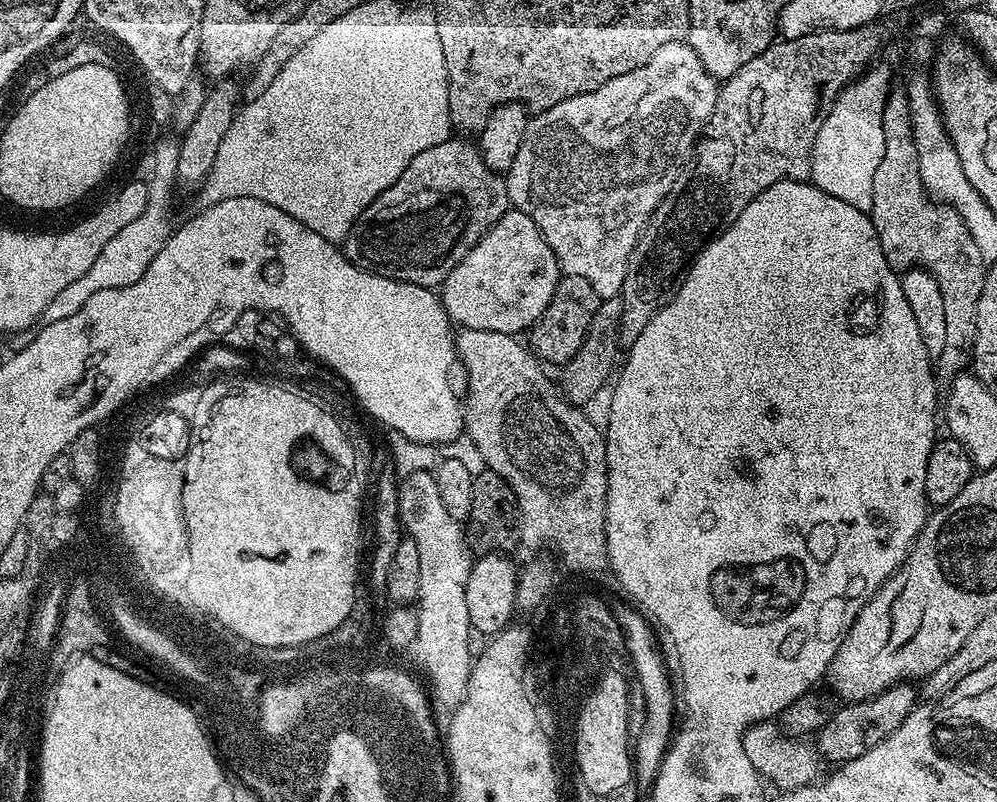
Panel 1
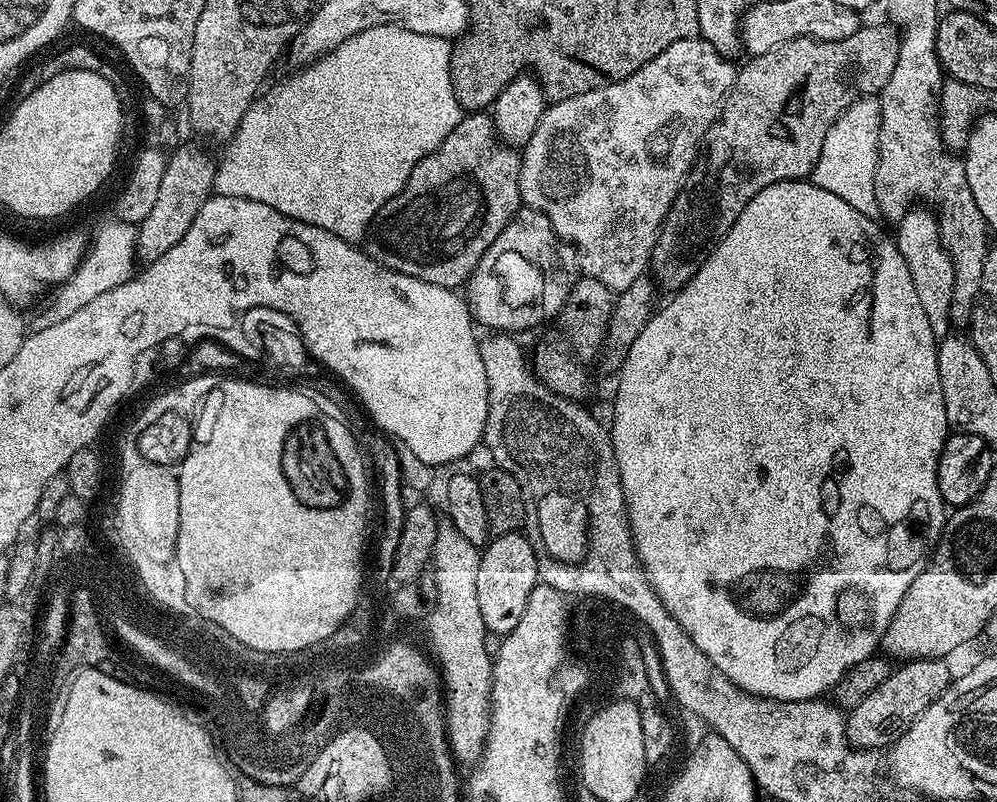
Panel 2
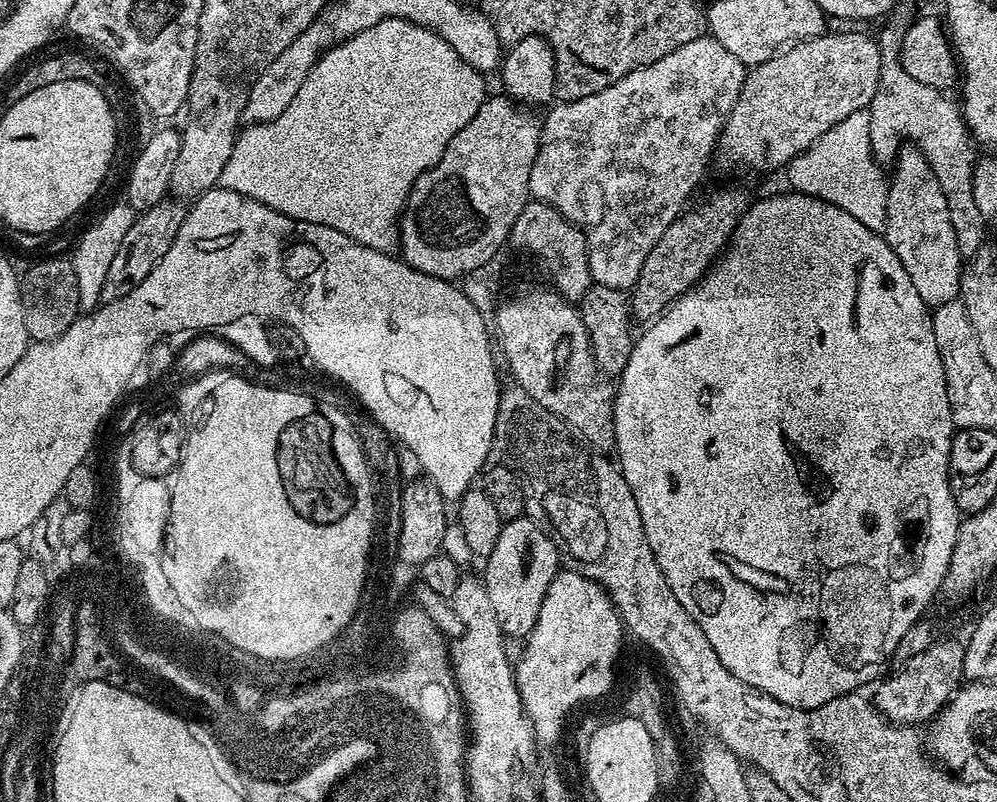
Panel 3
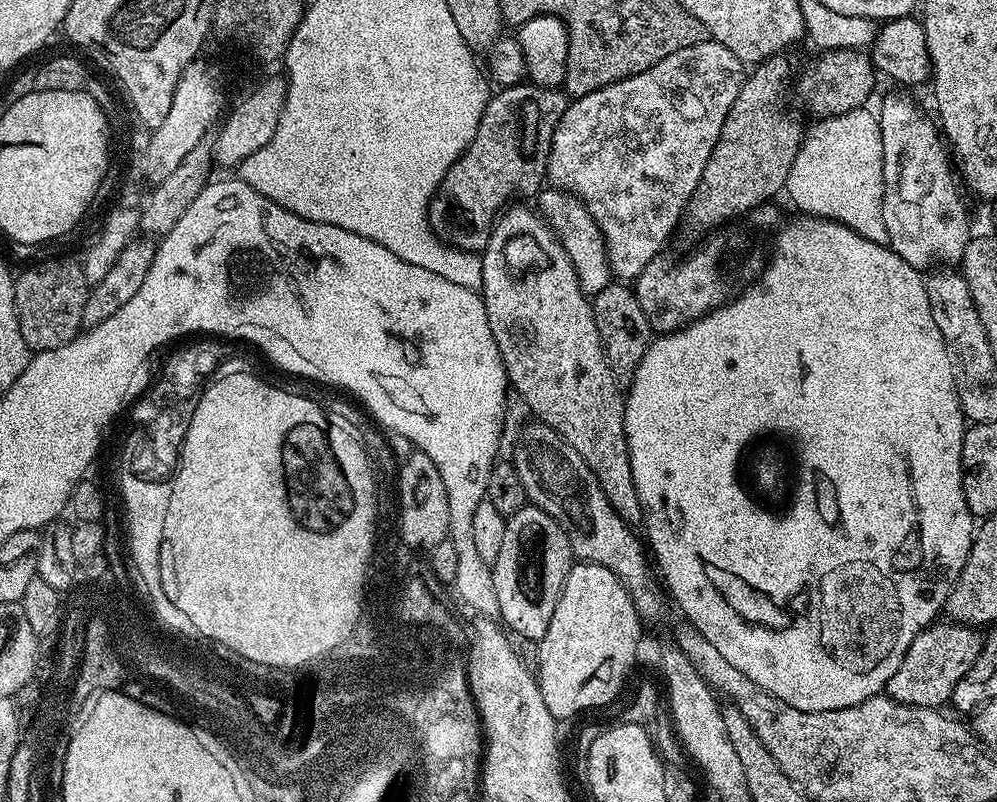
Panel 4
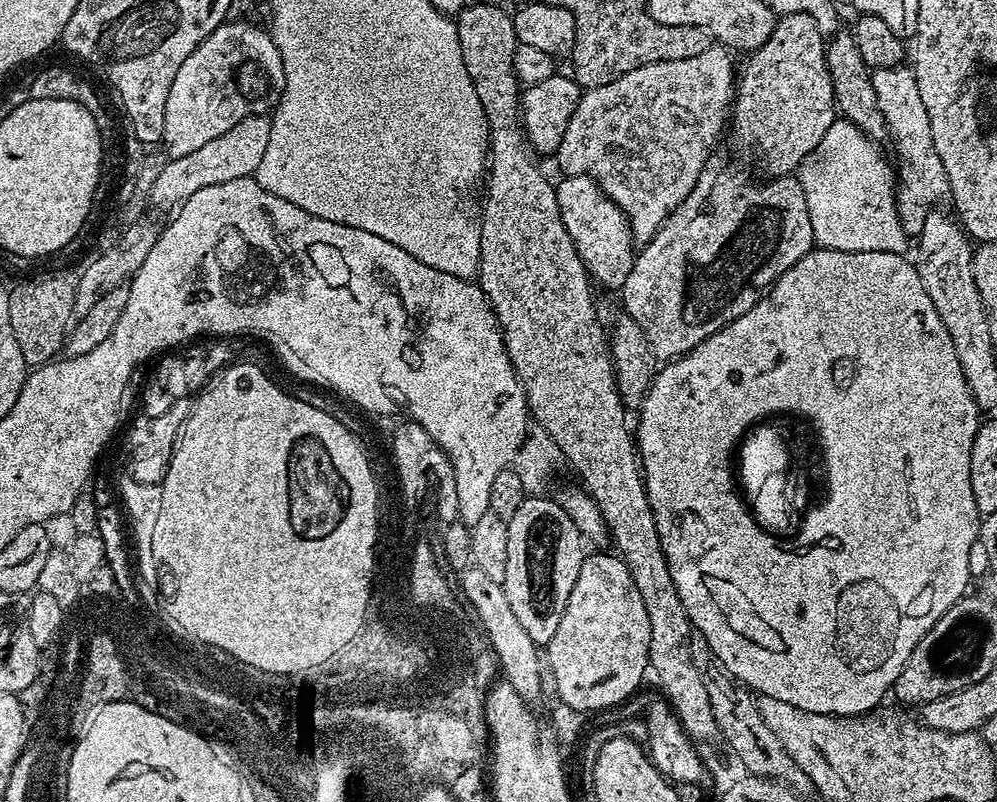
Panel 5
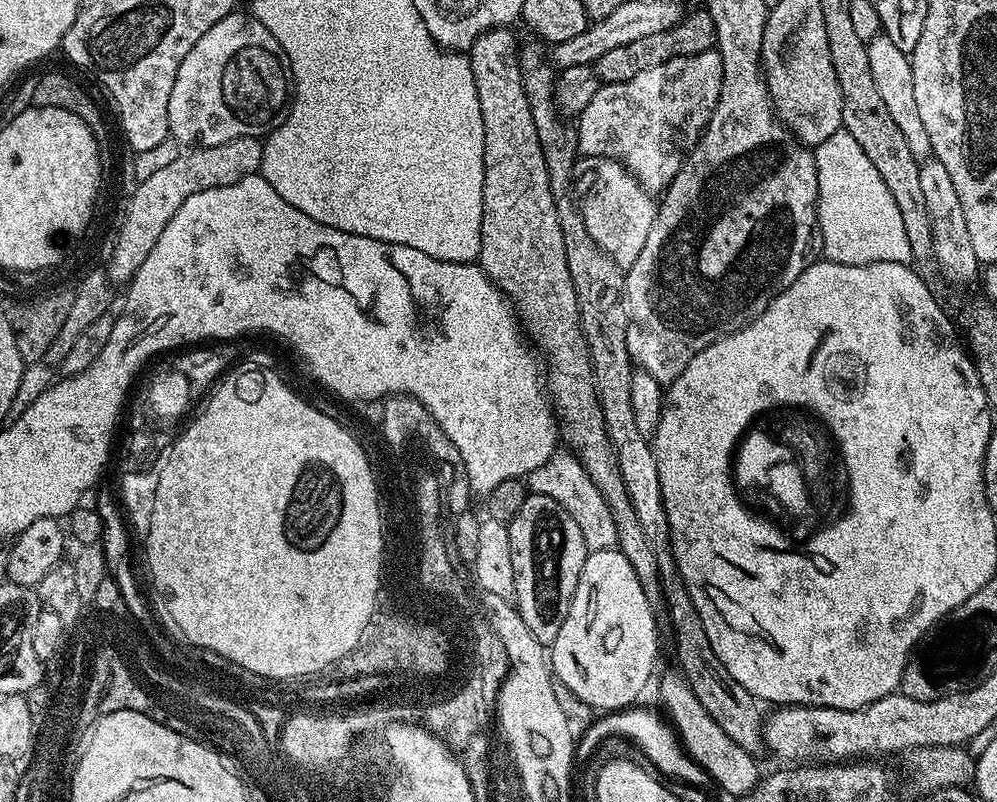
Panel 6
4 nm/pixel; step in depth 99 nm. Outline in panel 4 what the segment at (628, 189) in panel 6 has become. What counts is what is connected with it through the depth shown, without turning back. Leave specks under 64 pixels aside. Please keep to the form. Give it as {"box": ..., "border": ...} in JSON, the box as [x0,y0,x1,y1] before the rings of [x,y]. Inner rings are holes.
{"box":[534,186,613,298],"border":[[[544,186],[535,197],[534,204],[539,215],[554,229],[562,246],[568,251],[570,262],[574,262],[580,289],[591,298],[597,296],[606,285],[613,283],[612,268],[608,265],[608,251],[598,230],[598,222],[594,222],[590,210],[586,210],[582,201],[568,192],[563,192],[561,188]]]}

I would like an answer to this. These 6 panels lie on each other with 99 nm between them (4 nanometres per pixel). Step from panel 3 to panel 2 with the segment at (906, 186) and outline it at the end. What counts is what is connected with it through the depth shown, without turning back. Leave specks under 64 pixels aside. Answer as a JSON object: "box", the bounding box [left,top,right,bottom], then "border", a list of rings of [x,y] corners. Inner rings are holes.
{"box":[894,206,954,338],"border":[[[913,206],[895,228],[894,239],[910,270],[910,279],[914,282],[914,290],[918,293],[918,302],[922,302],[926,322],[930,322],[930,330],[935,336],[943,338],[950,332],[954,268],[940,241],[940,224],[936,221],[936,213],[924,206]]]}

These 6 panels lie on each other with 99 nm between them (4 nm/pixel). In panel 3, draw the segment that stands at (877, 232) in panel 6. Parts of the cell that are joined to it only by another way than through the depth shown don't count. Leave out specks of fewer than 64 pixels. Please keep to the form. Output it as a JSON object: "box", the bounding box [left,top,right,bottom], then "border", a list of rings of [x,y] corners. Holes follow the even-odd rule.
{"box":[786,110,889,233],"border":[[[868,110],[850,114],[850,118],[842,118],[842,122],[838,122],[838,126],[826,130],[826,134],[822,134],[822,138],[818,138],[818,142],[811,144],[801,156],[795,156],[786,166],[788,180],[792,183],[789,185],[795,191],[801,192],[803,196],[813,196],[819,200],[830,202],[834,206],[846,210],[846,214],[850,214],[850,218],[858,218],[858,222],[862,222],[862,226],[883,233],[886,226],[889,181],[880,171],[882,171],[881,165],[872,154],[870,111]]]}

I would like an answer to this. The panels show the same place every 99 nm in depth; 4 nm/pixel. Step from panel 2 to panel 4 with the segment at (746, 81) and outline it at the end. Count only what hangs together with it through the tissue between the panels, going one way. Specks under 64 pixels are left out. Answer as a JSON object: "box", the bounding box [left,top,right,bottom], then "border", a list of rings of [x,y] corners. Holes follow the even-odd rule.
{"box":[794,46,878,118],"border":[[[836,46],[825,56],[820,56],[795,81],[794,88],[800,91],[800,100],[813,112],[813,117],[823,118],[846,114],[855,108],[865,107],[868,95],[878,81],[878,73],[872,67],[869,53],[852,46]]]}

